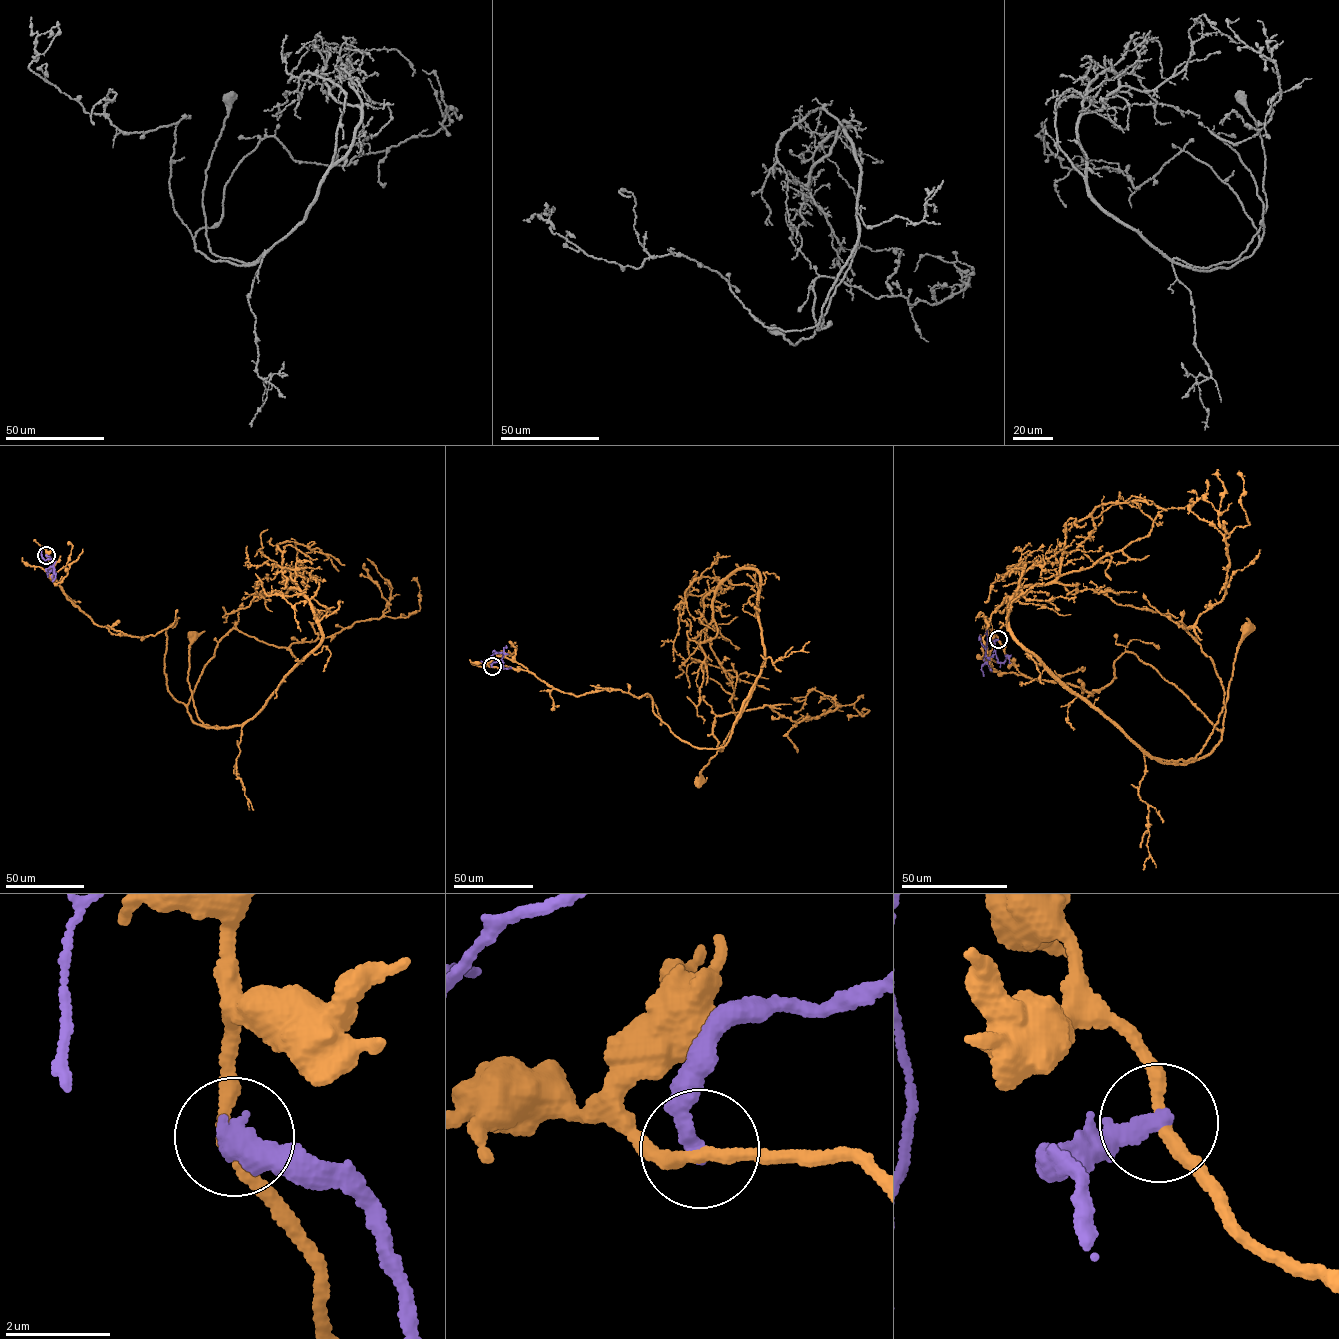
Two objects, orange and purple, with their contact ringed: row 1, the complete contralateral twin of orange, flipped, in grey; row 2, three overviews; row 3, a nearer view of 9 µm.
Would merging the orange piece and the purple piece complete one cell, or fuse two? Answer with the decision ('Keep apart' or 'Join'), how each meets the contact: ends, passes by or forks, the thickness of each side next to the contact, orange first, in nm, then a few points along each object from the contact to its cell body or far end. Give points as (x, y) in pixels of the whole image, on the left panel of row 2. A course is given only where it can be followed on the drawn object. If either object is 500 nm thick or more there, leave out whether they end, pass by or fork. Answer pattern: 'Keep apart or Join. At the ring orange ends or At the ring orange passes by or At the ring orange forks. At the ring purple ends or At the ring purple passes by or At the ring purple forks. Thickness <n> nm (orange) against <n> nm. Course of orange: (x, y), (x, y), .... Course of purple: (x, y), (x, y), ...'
Keep apart. At the ring orange passes by. At the ring purple ends. Thickness 240 nm (orange) against 300 nm. Course of orange: (46, 556), (93, 622), (142, 637), (173, 623), (170, 693), (195, 723), (231, 726), (197, 716), (192, 635). Course of purple: (46, 555), (54, 569), (54, 559), (45, 560), (41, 556), (41, 549), (46, 546)

